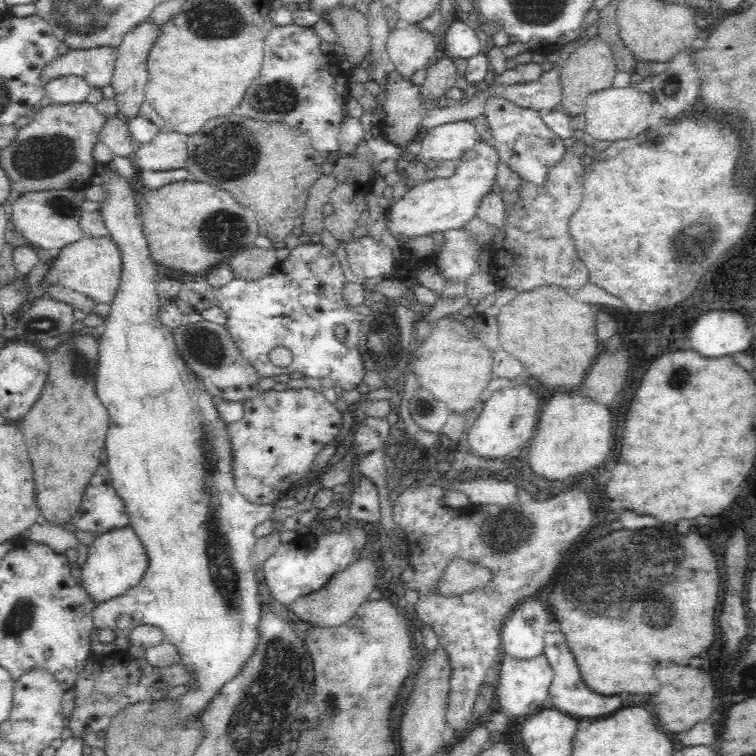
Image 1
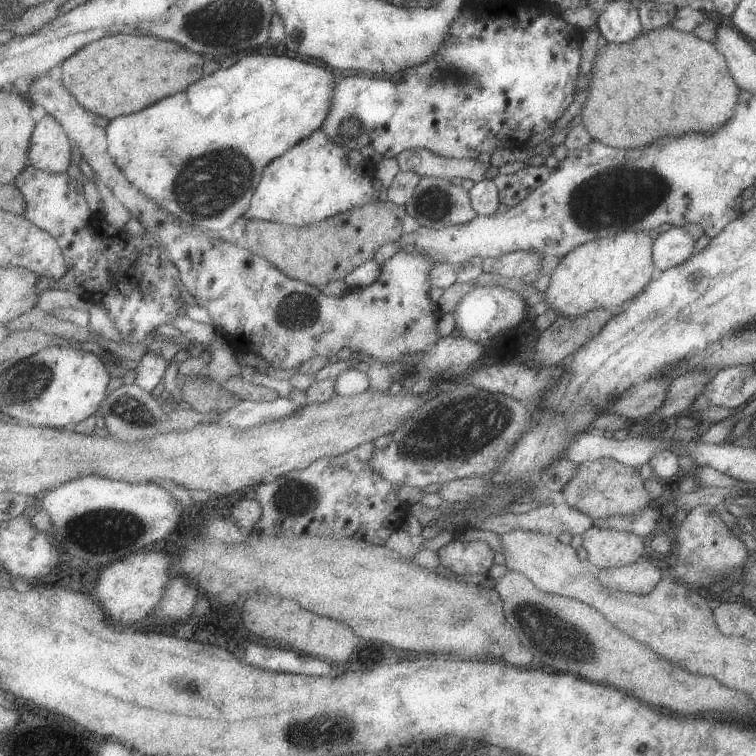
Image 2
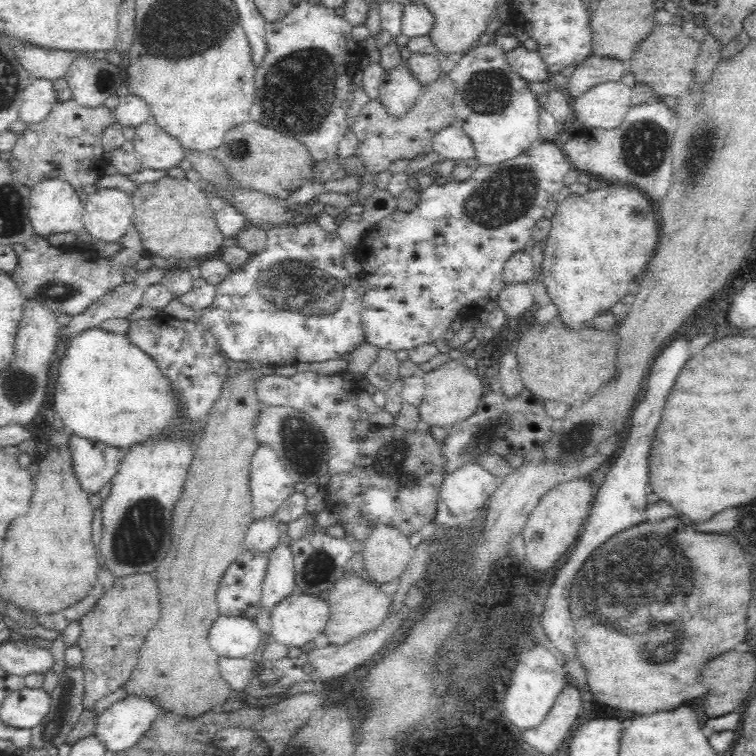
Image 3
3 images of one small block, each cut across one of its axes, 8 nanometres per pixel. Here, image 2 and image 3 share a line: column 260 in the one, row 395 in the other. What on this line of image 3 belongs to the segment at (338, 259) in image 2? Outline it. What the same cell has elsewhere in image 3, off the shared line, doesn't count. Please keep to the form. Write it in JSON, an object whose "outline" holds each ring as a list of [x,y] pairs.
{"outline":[[[245,369],[237,371],[235,376],[230,376],[227,378],[218,400],[216,400],[216,402],[211,406],[210,412],[204,416],[204,432],[206,432],[206,436],[202,436],[201,440],[196,444],[196,450],[193,452],[193,459],[185,478],[185,484],[180,496],[180,500],[178,500],[176,506],[174,506],[173,526],[171,528],[171,545],[169,551],[161,560],[160,566],[158,566],[156,571],[153,573],[153,576],[158,583],[159,599],[161,604],[159,619],[158,622],[151,628],[150,632],[146,635],[144,642],[141,644],[137,654],[137,663],[131,670],[130,678],[123,686],[123,692],[125,692],[126,697],[137,696],[138,698],[149,699],[152,703],[155,704],[156,707],[162,709],[163,711],[172,712],[175,715],[188,718],[189,720],[195,720],[195,718],[198,718],[198,716],[201,716],[202,714],[205,714],[209,711],[213,714],[215,714],[216,711],[216,714],[218,714],[220,712],[219,707],[221,707],[224,702],[228,702],[228,700],[230,700],[230,694],[232,694],[232,689],[229,687],[229,684],[221,677],[221,674],[219,673],[220,656],[218,656],[218,653],[209,645],[209,642],[207,641],[207,634],[210,630],[211,624],[219,615],[217,592],[220,580],[222,580],[224,572],[228,570],[228,567],[230,564],[232,564],[232,561],[235,560],[235,556],[240,556],[240,554],[244,552],[242,544],[245,539],[245,533],[248,531],[248,528],[252,524],[251,494],[249,487],[249,464],[254,451],[260,446],[253,433],[253,422],[255,421],[258,411],[262,406],[261,402],[257,399],[257,394],[255,392],[256,380],[258,380],[259,376],[260,375],[258,371],[254,371],[253,369]]]}

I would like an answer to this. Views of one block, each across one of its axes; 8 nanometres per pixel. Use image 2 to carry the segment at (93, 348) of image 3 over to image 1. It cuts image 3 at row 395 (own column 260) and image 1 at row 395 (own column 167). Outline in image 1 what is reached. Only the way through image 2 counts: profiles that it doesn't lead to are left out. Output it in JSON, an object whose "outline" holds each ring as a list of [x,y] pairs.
{"outline":[[[109,163],[103,164],[104,164],[103,169],[106,170],[106,174],[102,174],[102,189],[104,189],[104,200],[100,202],[100,210],[98,211],[98,214],[100,215],[100,217],[102,217],[102,222],[104,223],[104,225],[106,225],[108,238],[114,242],[114,245],[116,246],[116,248],[118,248],[118,251],[120,252],[122,271],[121,282],[120,285],[118,286],[118,291],[116,291],[115,297],[111,302],[112,311],[110,312],[110,314],[108,314],[108,319],[106,320],[105,325],[102,329],[102,333],[99,335],[99,363],[98,378],[96,378],[96,392],[98,392],[100,400],[102,400],[102,404],[106,404],[106,408],[108,408],[108,412],[110,412],[110,430],[108,430],[108,434],[106,434],[106,452],[108,452],[107,456],[108,464],[106,465],[109,468],[111,474],[113,487],[116,489],[116,492],[118,493],[118,495],[120,495],[120,498],[126,505],[126,510],[128,511],[128,516],[130,519],[129,527],[134,530],[134,533],[136,535],[138,535],[138,539],[142,541],[142,546],[146,549],[147,568],[146,572],[144,572],[144,576],[142,576],[142,578],[140,579],[140,582],[138,582],[138,584],[135,584],[132,588],[130,588],[130,590],[128,590],[126,594],[117,596],[116,598],[107,600],[105,603],[97,604],[95,606],[95,609],[93,610],[93,623],[95,624],[95,627],[98,629],[108,628],[114,630],[116,629],[118,624],[120,624],[120,623],[116,624],[116,620],[118,620],[120,616],[124,616],[125,614],[125,616],[127,616],[127,620],[129,620],[129,626],[131,628],[140,625],[150,625],[152,627],[158,627],[158,630],[162,631],[163,639],[166,640],[166,642],[170,643],[171,646],[174,647],[174,650],[178,651],[179,658],[178,666],[182,667],[182,670],[184,670],[184,673],[186,673],[187,682],[186,684],[183,685],[183,692],[180,694],[180,696],[174,699],[174,706],[170,708],[170,716],[167,717],[167,724],[165,725],[165,728],[163,728],[163,732],[167,734],[167,738],[169,738],[169,740],[174,740],[174,736],[177,735],[177,732],[184,732],[186,730],[186,726],[194,725],[195,723],[200,723],[201,714],[204,711],[207,711],[206,707],[209,707],[210,701],[212,699],[216,699],[217,696],[221,694],[221,690],[225,687],[226,683],[233,682],[233,680],[236,679],[238,675],[241,675],[242,671],[245,671],[246,663],[248,663],[249,660],[253,658],[255,652],[257,651],[258,643],[261,643],[260,624],[262,618],[261,615],[262,602],[264,601],[264,598],[260,597],[260,595],[258,594],[258,580],[256,579],[257,569],[251,562],[251,552],[257,540],[256,535],[254,535],[254,530],[256,529],[256,526],[258,526],[258,524],[260,524],[261,522],[264,521],[268,522],[270,514],[276,512],[276,509],[274,509],[274,506],[276,506],[276,504],[274,504],[274,502],[279,498],[272,500],[268,505],[254,504],[251,503],[249,500],[246,500],[246,497],[236,488],[235,478],[234,475],[232,474],[232,451],[230,448],[230,441],[228,441],[228,435],[226,434],[226,423],[220,420],[220,417],[218,417],[218,411],[216,411],[216,407],[214,407],[213,398],[212,396],[210,396],[210,393],[208,393],[205,390],[205,388],[203,388],[203,385],[200,384],[199,381],[195,379],[194,372],[192,372],[190,368],[186,366],[186,363],[184,363],[184,359],[180,357],[178,349],[176,349],[174,337],[172,336],[172,330],[164,326],[164,324],[159,320],[159,307],[162,304],[162,298],[157,293],[158,277],[156,272],[155,264],[156,262],[154,262],[152,258],[152,253],[150,253],[150,245],[148,245],[148,240],[145,237],[141,217],[138,216],[138,210],[136,209],[138,205],[136,204],[136,200],[134,200],[134,198],[132,197],[133,191],[130,190],[129,183],[130,179],[126,178],[125,176],[122,176],[120,172],[112,170],[112,165],[110,165]]]}

